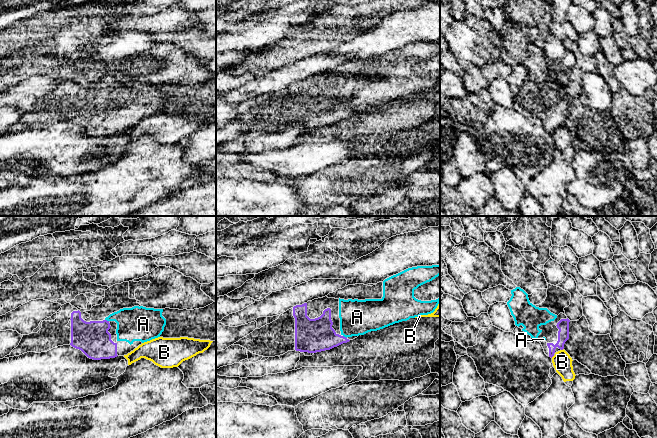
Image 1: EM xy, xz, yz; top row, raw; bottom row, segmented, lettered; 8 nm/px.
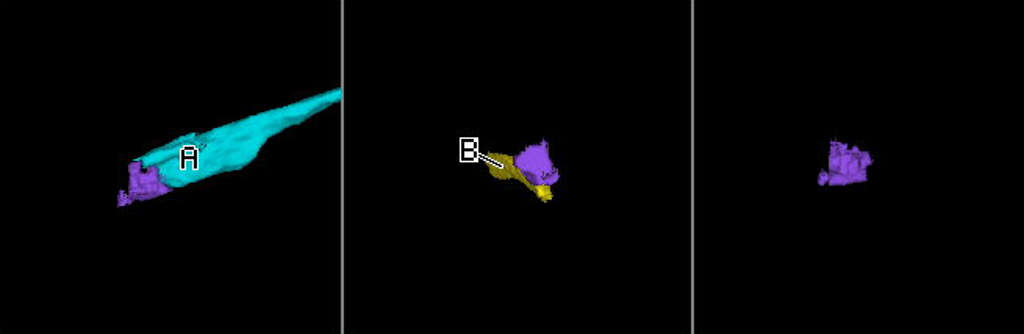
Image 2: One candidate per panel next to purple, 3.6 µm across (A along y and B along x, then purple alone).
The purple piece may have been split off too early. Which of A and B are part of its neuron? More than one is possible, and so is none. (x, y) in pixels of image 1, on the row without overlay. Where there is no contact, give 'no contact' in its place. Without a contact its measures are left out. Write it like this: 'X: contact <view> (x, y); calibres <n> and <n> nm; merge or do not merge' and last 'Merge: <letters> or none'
A: contact xy (106, 96); calibres 280 and 280 nm; merge
B: contact yz (562, 125); calibres 100 and 160 nm; do not merge
Merge: A

